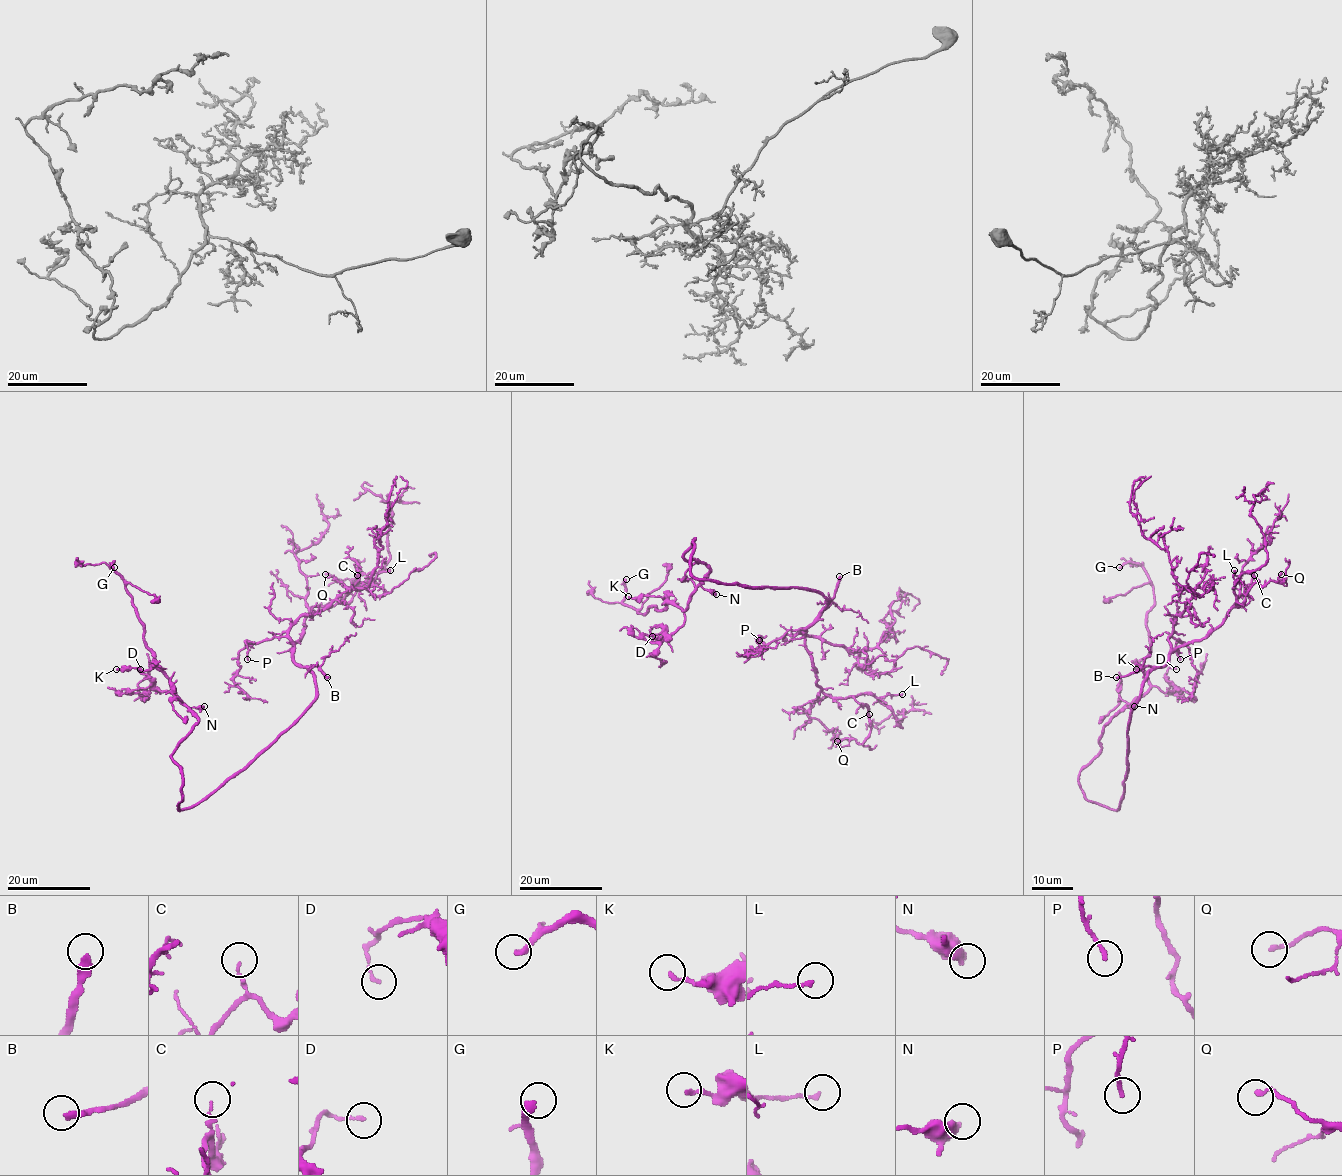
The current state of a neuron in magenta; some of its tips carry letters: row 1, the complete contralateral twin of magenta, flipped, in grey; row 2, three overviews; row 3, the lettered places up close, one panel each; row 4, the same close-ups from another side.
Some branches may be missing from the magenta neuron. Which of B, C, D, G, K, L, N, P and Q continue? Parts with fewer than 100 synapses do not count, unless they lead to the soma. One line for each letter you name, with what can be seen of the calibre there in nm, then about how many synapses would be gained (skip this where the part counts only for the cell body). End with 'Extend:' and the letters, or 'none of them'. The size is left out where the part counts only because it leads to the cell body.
B: Thickness 320 nm
G: Thickness 280 nm. Roughly 250 synapses
Extend: B, G

